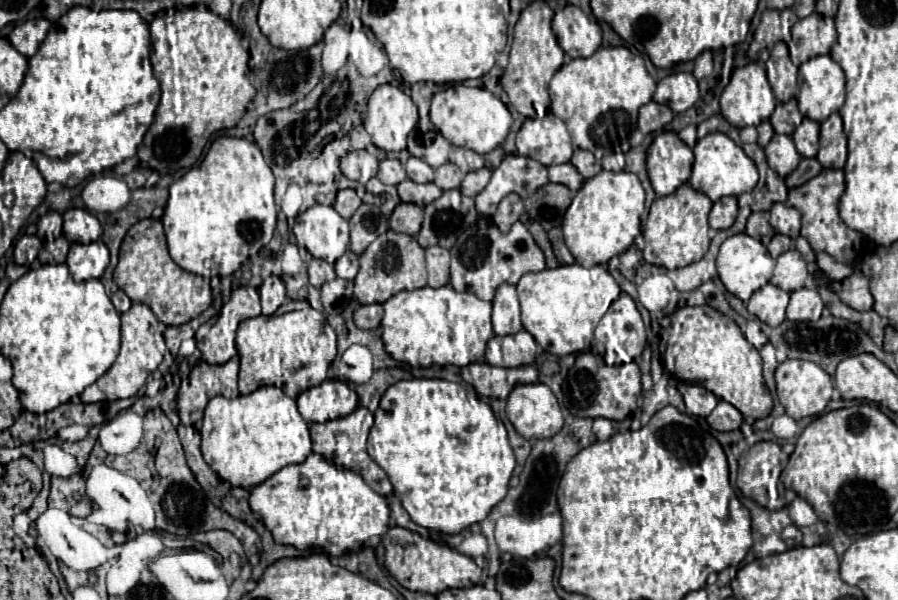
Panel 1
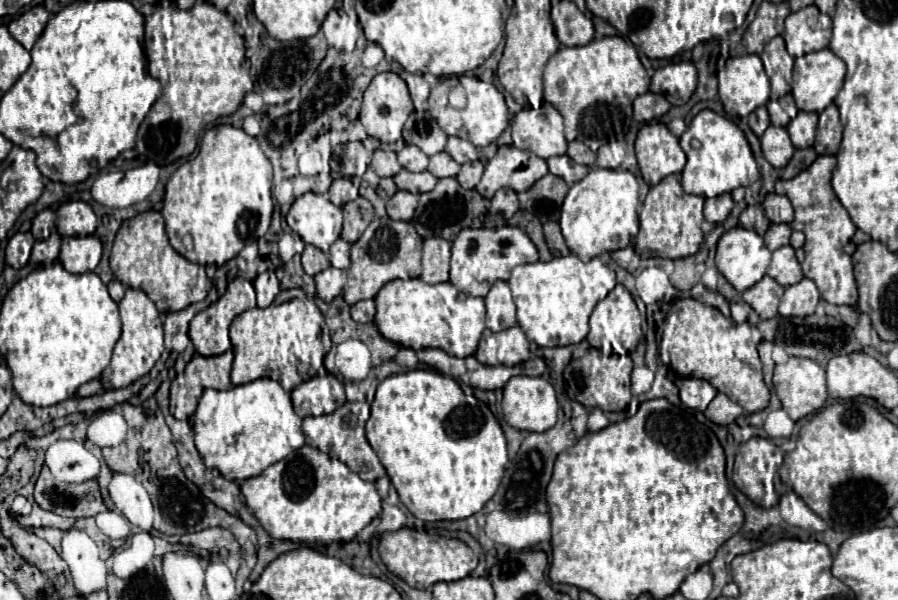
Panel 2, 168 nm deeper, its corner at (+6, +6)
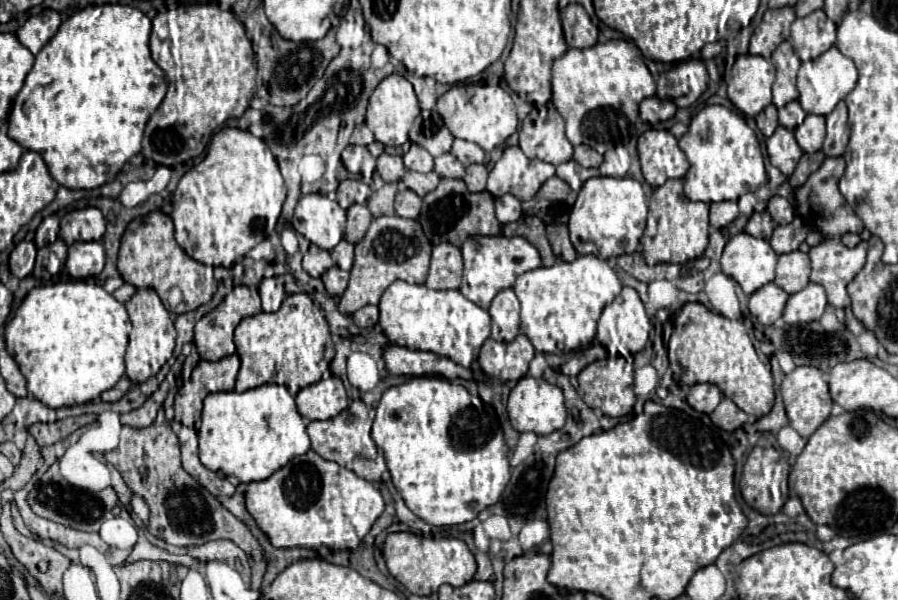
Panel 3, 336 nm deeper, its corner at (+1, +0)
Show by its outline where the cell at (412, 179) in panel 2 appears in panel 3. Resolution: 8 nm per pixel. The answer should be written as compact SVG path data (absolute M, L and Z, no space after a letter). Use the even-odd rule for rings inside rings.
M405 172L405 176L403 176L403 180L401 180L401 184L405 186L405 188L409 188L409 190L413 190L417 196L425 196L425 194L429 194L429 192L433 192L435 188L437 188L437 184L439 184L439 174L437 172L427 172L427 174L419 174L419 172Z

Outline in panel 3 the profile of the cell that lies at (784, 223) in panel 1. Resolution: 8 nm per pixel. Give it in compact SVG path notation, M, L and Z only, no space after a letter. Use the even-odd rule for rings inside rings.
M773 196L773 198L769 200L767 212L771 214L773 222L779 224L779 226L785 226L785 224L793 222L793 218L795 218L795 210L793 210L791 202L785 200L785 198L781 198L781 196Z

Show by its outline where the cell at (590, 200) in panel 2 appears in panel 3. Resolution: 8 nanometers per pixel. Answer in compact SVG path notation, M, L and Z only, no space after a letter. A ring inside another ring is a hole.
M589 178L573 204L569 218L571 242L579 254L593 254L601 260L621 254L633 254L639 246L647 222L647 198L635 178Z

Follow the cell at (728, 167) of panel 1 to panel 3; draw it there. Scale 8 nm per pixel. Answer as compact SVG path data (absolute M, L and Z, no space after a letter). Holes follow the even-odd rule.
M725 106L703 108L689 124L687 134L679 140L691 168L685 174L685 196L693 202L723 202L737 200L747 192L755 192L765 180L765 166L755 132L747 126L743 116L733 114Z

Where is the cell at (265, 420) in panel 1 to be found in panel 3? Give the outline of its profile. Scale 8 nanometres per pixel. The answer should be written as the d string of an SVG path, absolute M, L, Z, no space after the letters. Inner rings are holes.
M263 384L247 392L215 392L203 402L199 428L199 458L209 470L221 470L237 482L267 480L291 458L309 450L305 422L297 412L295 398L285 386Z

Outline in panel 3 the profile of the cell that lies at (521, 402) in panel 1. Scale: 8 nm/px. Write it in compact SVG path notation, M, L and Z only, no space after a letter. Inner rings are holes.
M523 376L517 382L517 386L511 390L507 412L509 412L511 426L517 432L535 432L537 436L545 436L545 434L551 434L563 428L565 418L567 418L567 410L563 404L563 392L555 384L549 384L543 378L531 378L531 376Z

